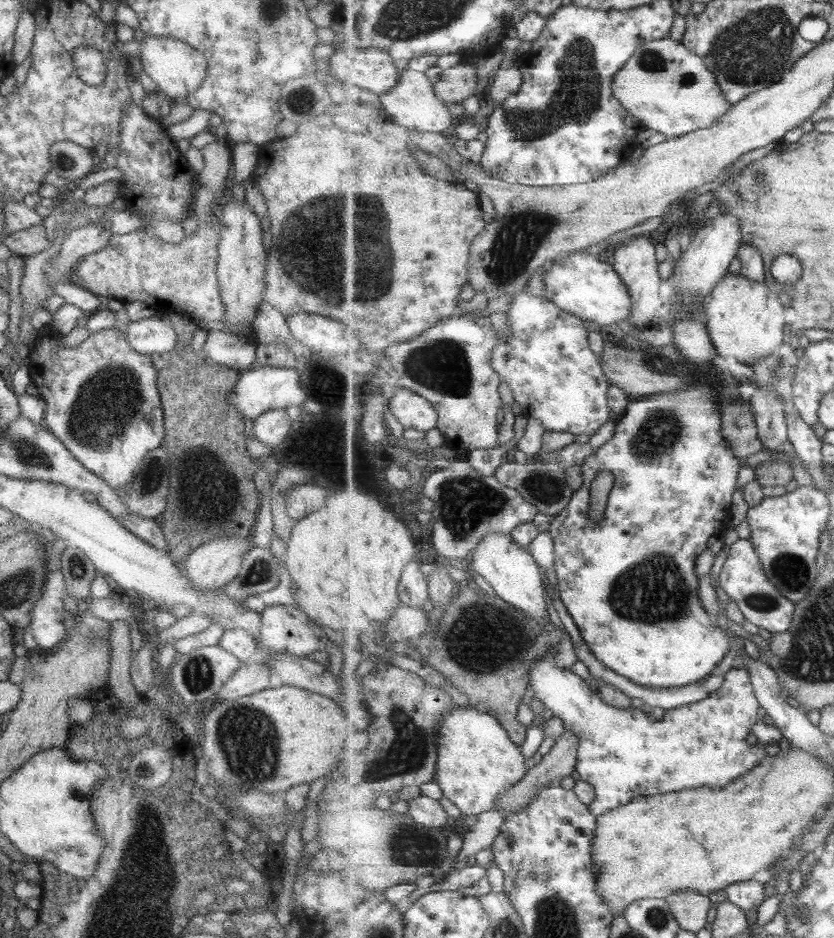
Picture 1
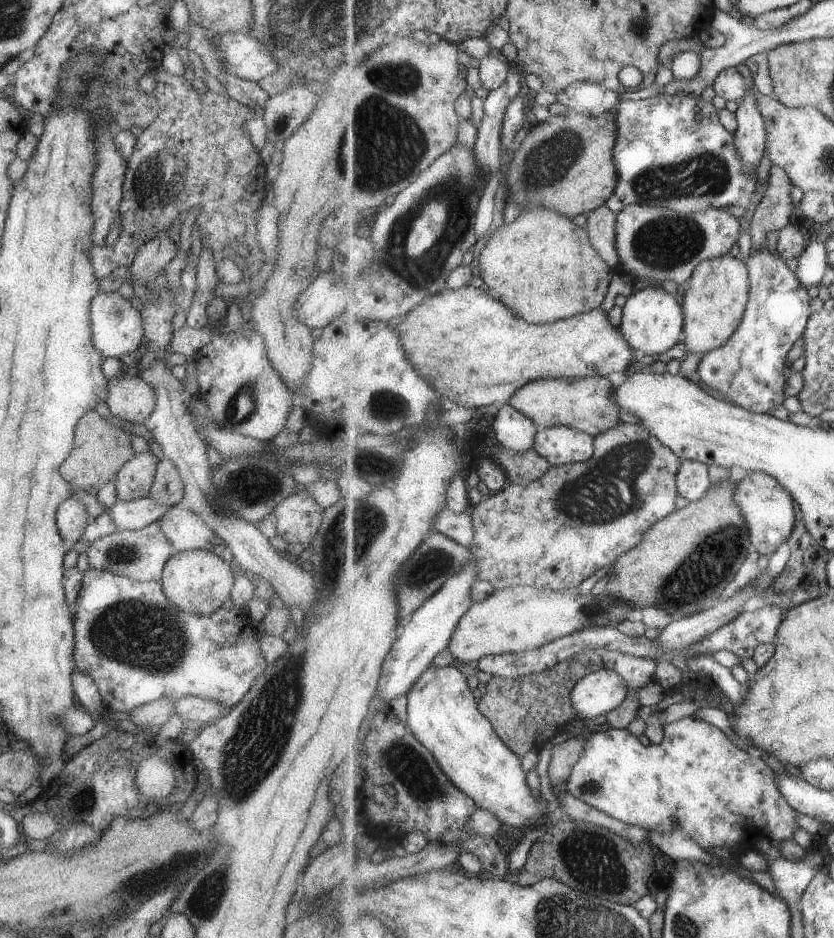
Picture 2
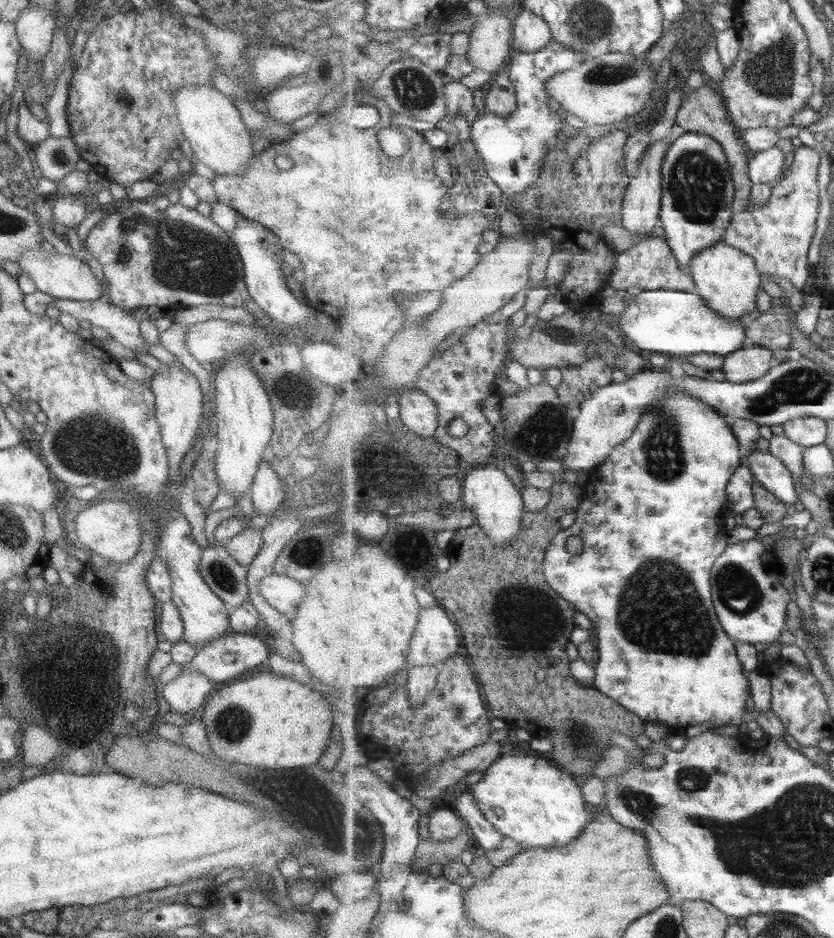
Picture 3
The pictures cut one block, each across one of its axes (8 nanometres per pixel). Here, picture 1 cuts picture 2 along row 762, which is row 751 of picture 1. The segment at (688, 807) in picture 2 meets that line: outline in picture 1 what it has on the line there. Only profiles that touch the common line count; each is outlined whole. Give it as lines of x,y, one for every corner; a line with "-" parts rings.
552,656
534,665
530,684
536,692
536,698
552,709
555,717
564,719
567,732
578,735
580,748
577,772
584,781
596,788
597,800
590,808
601,817
615,808
626,807
637,798
702,787
724,789
758,768
769,755
760,742
754,746
748,742
748,736
753,734
753,729
760,722
760,708
763,707
750,674
746,667
732,669
726,674
725,686
718,693
696,704
667,710
663,720
646,714
641,708
623,709
606,703
594,692
590,682
571,670
558,668

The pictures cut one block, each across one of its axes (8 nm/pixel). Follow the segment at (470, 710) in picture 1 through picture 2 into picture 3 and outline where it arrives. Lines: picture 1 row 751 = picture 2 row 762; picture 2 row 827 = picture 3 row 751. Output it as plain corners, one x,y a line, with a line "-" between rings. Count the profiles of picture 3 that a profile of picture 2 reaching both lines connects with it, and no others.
512,751
506,753
483,778
469,787
488,820
504,836
515,839
525,850
564,847
586,831
595,814
588,813
582,792
583,781
562,769
545,755

